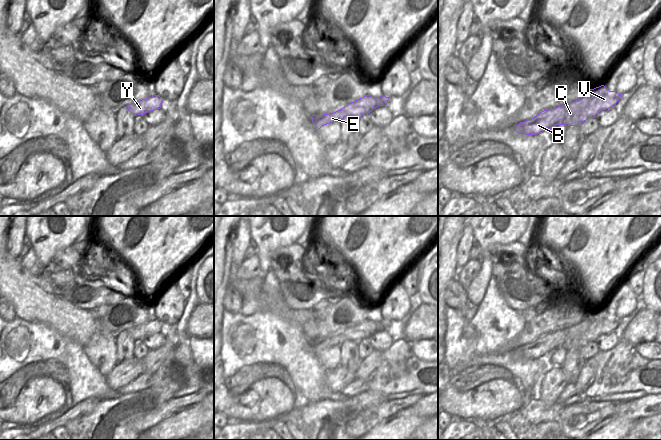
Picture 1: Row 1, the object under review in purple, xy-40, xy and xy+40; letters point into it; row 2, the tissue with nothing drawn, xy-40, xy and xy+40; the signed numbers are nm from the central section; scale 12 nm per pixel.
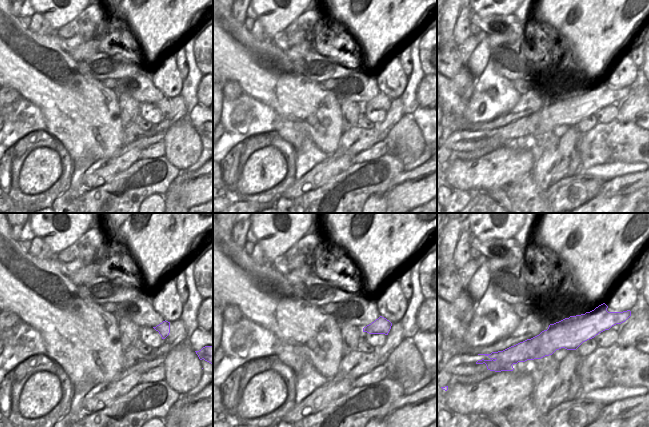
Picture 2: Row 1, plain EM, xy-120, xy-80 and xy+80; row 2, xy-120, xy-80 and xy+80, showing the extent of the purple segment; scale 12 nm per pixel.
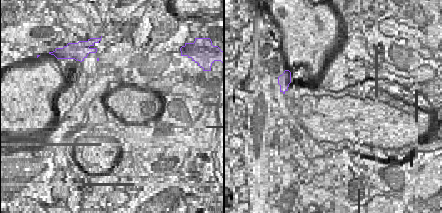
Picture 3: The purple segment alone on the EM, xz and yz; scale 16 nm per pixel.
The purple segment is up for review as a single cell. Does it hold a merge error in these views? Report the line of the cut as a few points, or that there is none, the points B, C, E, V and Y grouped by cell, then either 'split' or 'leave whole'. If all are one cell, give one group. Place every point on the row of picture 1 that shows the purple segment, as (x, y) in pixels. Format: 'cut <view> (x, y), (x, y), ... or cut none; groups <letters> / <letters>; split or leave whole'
cut xy (341, 109), (347, 115); groups B C E V / Y; split

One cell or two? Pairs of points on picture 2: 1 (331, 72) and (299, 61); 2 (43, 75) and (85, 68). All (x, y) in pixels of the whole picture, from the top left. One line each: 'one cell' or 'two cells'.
1: one cell
2: two cells

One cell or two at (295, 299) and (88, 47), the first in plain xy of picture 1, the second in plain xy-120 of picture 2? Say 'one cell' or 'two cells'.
two cells

